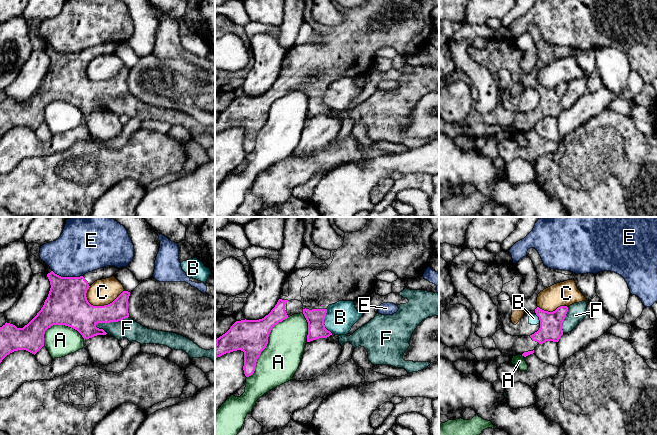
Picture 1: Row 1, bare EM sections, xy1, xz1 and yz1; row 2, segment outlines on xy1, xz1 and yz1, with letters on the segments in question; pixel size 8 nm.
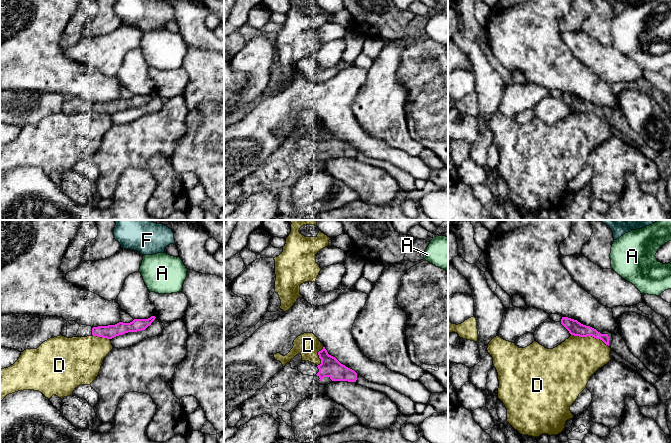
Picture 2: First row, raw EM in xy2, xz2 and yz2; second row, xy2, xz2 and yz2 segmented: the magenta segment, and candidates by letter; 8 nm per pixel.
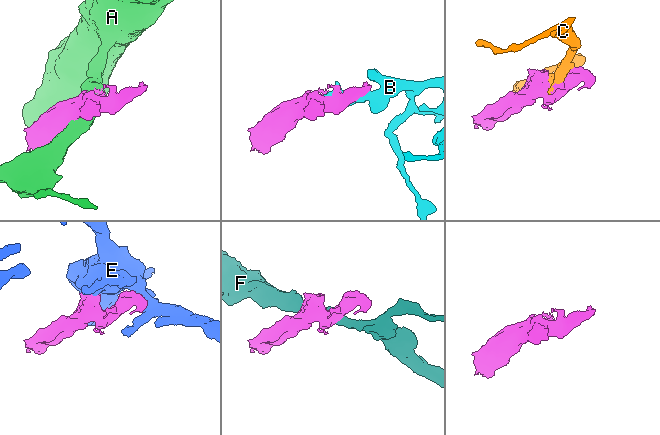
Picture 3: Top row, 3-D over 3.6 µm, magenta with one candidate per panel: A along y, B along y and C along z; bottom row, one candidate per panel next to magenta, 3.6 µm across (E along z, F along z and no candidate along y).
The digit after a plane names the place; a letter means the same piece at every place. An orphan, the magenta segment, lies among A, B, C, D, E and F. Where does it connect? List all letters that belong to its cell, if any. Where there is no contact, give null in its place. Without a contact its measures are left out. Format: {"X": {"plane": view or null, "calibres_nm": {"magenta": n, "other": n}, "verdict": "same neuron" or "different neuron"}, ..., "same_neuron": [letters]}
{"A": {"plane": "xz1", "calibres_nm": {"magenta": 280, "other": 320}, "verdict": "different neuron"}, "B": {"plane": "xz1", "calibres_nm": {"magenta": 140, "other": 240}, "verdict": "different neuron"}, "C": {"plane": "xy1", "calibres_nm": {"magenta": 260, "other": 200}, "verdict": "different neuron"}, "D": {"plane": "yz2", "calibres_nm": {"magenta": 120, "other": 360}, "verdict": "different neuron"}, "E": {"plane": "xy1", "calibres_nm": {"magenta": 320, "other": 380}, "verdict": "different neuron"}, "F": {"plane": "xy1", "calibres_nm": {"magenta": 240, "other": 160}, "verdict": "different neuron"}, "same_neuron": []}

